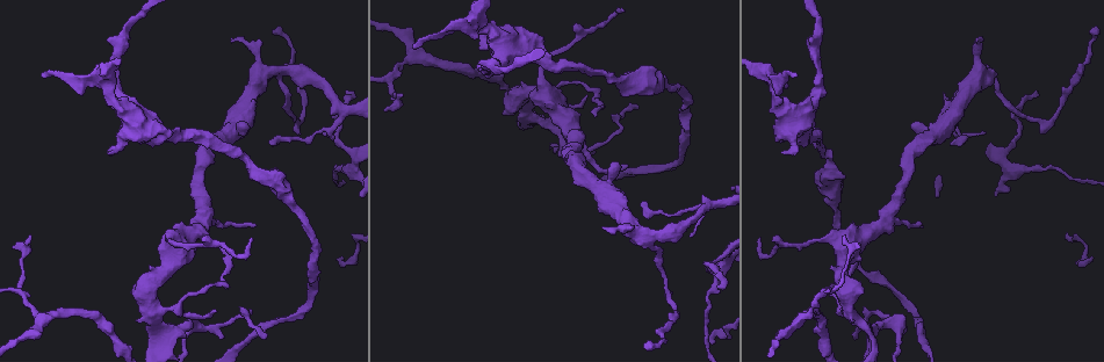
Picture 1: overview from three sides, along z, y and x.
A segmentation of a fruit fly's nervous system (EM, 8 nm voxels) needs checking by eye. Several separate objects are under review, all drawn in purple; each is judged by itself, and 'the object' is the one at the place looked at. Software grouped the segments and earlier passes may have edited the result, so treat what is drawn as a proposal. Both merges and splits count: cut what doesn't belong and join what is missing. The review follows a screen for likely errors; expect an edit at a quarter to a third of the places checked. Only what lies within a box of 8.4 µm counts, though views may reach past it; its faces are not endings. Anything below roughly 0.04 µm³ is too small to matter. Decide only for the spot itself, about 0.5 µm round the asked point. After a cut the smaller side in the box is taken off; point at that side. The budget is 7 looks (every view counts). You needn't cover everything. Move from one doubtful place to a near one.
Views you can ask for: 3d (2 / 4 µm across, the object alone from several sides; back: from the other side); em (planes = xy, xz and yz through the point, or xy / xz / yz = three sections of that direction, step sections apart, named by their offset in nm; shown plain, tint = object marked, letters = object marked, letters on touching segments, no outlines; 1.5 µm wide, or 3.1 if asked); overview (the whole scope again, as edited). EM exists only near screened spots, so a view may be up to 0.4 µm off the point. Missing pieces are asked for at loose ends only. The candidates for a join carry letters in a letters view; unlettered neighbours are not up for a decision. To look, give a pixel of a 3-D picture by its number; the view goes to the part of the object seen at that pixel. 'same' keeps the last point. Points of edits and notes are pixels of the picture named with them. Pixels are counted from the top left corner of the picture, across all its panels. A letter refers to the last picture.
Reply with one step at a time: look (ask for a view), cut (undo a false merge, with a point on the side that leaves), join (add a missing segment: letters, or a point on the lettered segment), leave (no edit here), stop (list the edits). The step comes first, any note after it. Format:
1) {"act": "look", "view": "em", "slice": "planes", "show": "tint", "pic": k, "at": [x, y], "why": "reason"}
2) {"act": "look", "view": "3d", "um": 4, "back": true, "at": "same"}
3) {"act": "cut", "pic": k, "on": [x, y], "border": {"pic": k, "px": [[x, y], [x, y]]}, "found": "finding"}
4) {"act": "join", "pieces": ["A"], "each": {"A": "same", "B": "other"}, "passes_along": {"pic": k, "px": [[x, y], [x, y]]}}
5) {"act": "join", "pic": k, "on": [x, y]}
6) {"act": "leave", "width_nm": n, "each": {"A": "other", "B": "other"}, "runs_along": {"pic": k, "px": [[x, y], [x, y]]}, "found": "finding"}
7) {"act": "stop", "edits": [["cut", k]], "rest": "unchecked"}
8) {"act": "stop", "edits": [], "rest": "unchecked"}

{"act": "look", "view": "3d", "um": 4, "pic": 1, "at": [827, 173], "why": "calibre changes"}

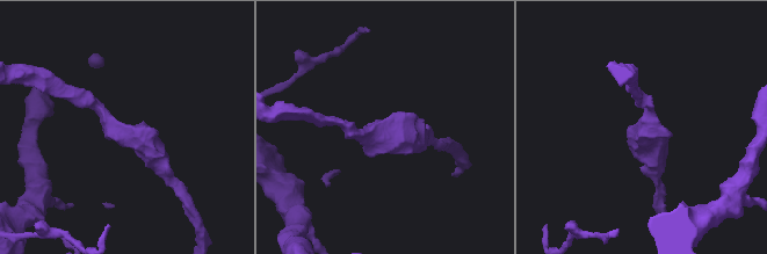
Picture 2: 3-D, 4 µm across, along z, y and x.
{"act": "look", "view": "em", "slice": "planes", "show": "letters", "pic": 2, "at": [646, 126], "why": "need the tissue"}

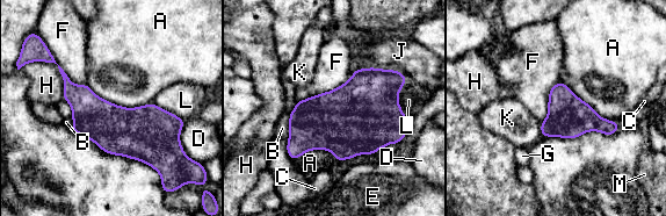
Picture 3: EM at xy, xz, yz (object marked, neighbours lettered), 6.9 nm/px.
{"act": "leave", "width_nm": 340, "each": {"A": "other", "B": "other", "C": "other", "D": "other", "E": "other", "F": "other", "G": "other", "H": "other", "J": "other", "K": "other", "L": "other", "M": "other"}, "border": {"pic": 3, "px": [[86, 83], [117, 105], [152, 102]]}, "found": "all the same neuron"}

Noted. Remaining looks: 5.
{"act": "look", "view": "em", "slice": "planes", "show": "letters", "pic": 1, "at": [266, 337], "why": "tapers out"}

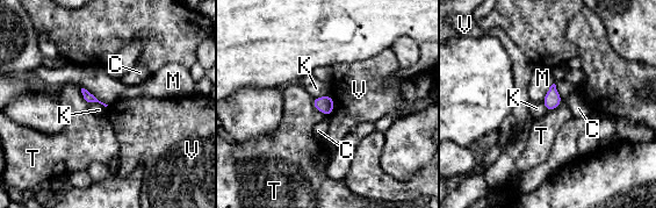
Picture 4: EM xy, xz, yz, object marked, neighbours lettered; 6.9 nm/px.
{"act": "leave", "longest_contact_nm": ["M", 220], "each": {"C": "other", "K": "other", "M": "other", "T": "other", "V": "other"}, "border": {"pic": 4, "px": [[330, 94], [333, 110], [329, 115]]}, "found": "none of them fits"}

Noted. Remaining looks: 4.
{"act": "look", "view": "em", "slice": "xy", "step": 4, "show": "letters", "pic": 1, "at": [413, 48], "why": "free end"}

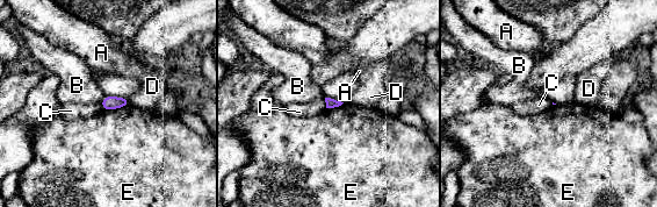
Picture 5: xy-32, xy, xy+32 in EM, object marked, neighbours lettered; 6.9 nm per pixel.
{"act": "leave", "each": {"A": "other", "B": "other", "C": "other", "D": "other", "E": "other"}, "found": "no lettered segment goes on from it"}

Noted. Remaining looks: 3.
{"act": "stop", "edits": [], "rest": "unchecked"}

